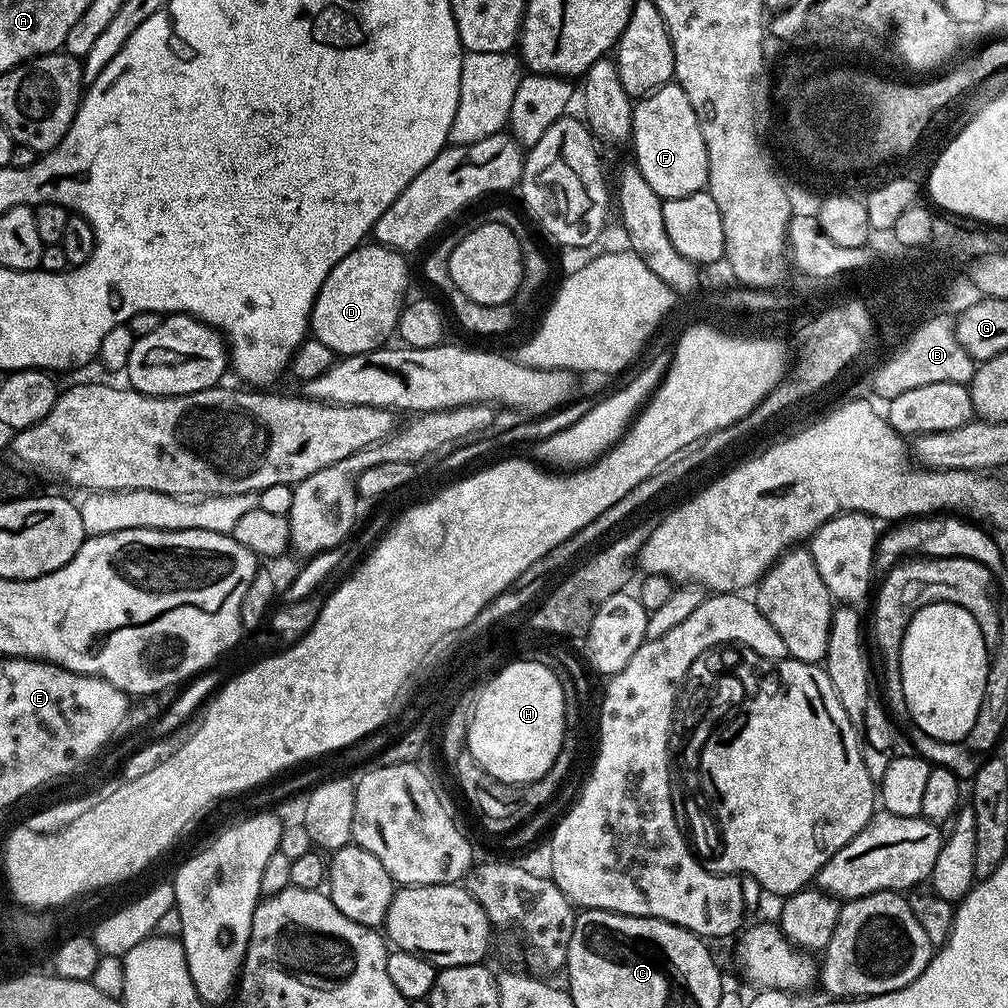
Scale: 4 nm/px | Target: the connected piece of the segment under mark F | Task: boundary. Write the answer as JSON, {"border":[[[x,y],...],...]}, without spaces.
{"border":[[[663,84],[633,107],[631,148],[636,155],[635,168],[646,182],[650,182],[661,200],[686,198],[705,191],[708,183],[706,142],[694,106],[690,106],[690,98],[686,98],[686,90],[682,90],[679,84]]]}

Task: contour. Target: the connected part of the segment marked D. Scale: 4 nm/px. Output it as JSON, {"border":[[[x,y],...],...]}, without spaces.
{"border":[[[365,242],[354,249],[322,282],[322,290],[318,290],[316,301],[312,307],[312,322],[310,332],[315,339],[320,340],[330,350],[341,357],[357,356],[363,352],[373,352],[375,348],[385,347],[396,331],[396,323],[400,317],[400,310],[406,303],[404,291],[408,288],[408,264],[403,255],[395,248],[387,248],[375,242]]]}

